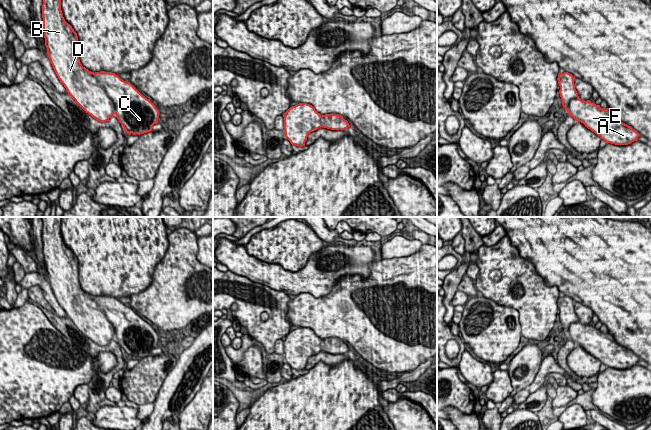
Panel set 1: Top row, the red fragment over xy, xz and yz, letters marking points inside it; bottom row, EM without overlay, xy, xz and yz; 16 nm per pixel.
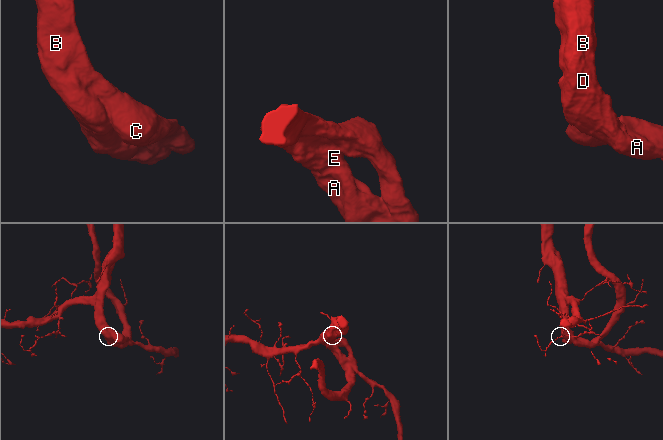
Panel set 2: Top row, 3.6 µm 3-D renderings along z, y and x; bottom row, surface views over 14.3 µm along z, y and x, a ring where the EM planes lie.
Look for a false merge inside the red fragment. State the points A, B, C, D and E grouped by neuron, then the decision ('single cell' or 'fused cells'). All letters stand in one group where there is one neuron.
groups A B C D E; single cell

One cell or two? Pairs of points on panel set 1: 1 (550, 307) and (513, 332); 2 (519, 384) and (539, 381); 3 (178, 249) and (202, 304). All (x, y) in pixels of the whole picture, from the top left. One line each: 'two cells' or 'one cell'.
1: two cells
2: two cells
3: one cell

